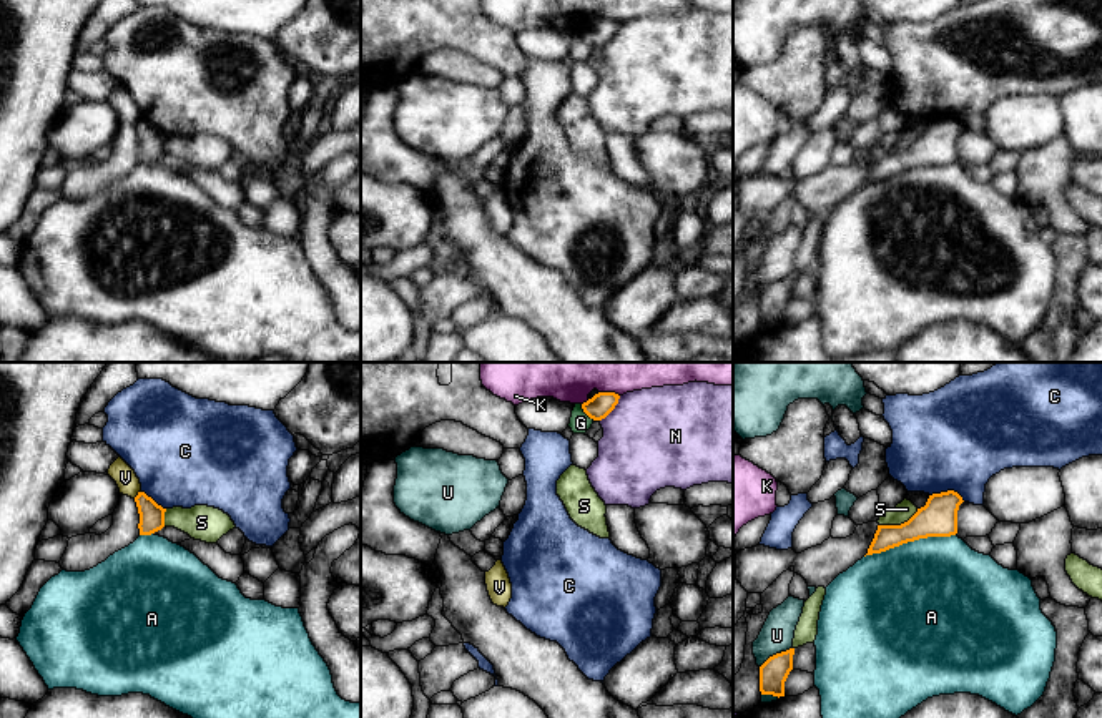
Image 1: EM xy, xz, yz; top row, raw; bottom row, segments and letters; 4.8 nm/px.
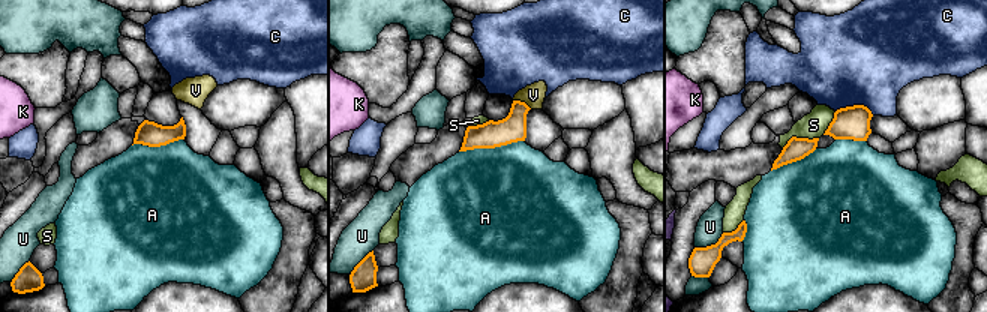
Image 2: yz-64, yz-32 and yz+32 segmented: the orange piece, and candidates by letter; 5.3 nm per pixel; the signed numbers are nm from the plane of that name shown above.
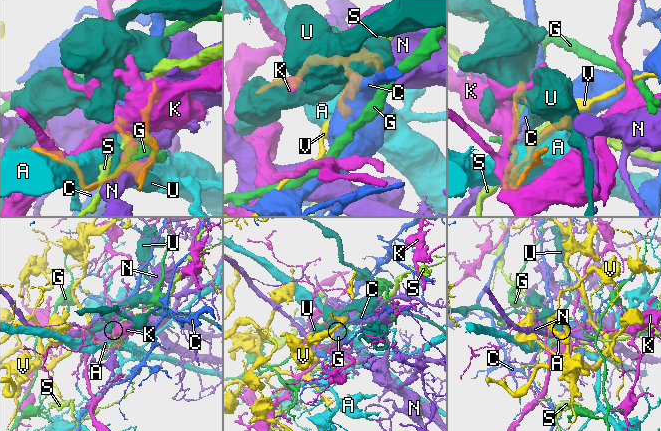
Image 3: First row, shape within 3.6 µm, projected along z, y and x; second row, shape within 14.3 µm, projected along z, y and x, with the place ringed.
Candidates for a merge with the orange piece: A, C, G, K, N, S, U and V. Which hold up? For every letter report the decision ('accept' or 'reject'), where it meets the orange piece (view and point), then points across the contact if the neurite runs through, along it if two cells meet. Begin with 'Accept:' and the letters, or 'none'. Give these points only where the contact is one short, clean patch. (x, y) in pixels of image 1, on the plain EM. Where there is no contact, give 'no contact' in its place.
Accept: none
A: reject; contact yz (910, 168)
C: reject; contact yz (948, 118); border yz (929, 122), (954, 118), (964, 128)
G: reject; contact xz (585, 40)
K: reject; contact xz (609, 20); border xz (599, 19), (614, 19), (619, 24)
N: reject; contact xz (612, 37)
S: reject; contact yz (898, 153)
U: reject; contact yz (777, 281)
V: reject; contact xy (138, 122); border xy (140, 118), (133, 125)

